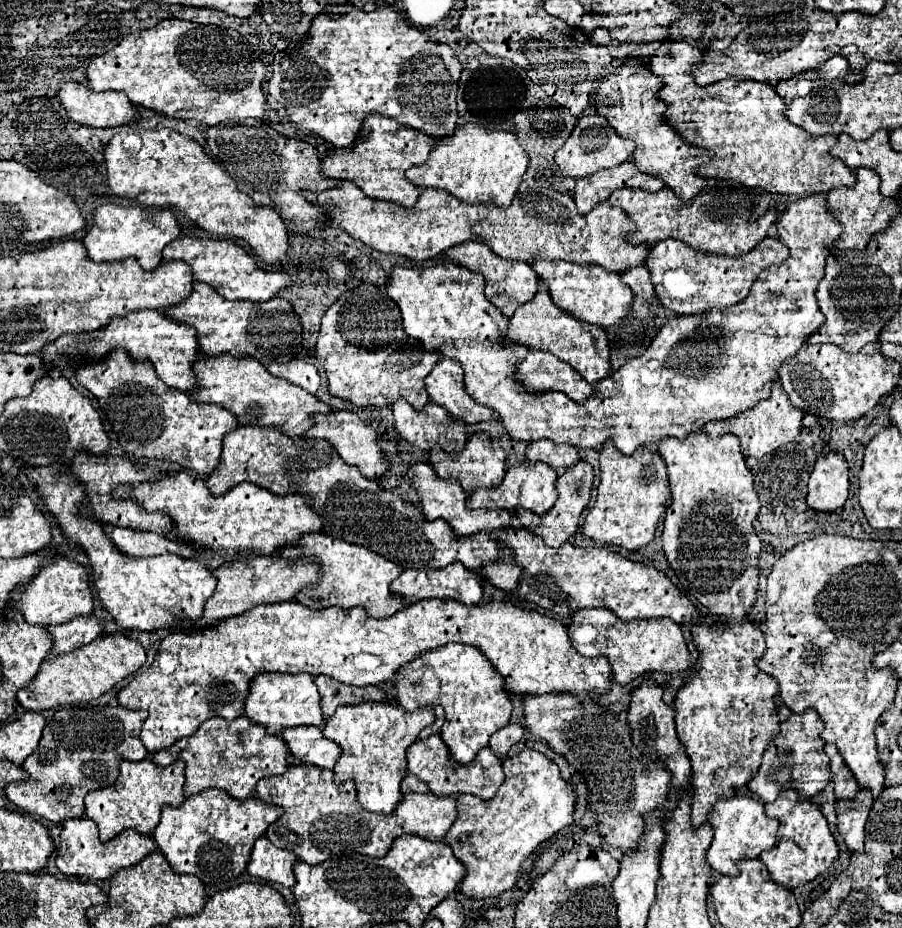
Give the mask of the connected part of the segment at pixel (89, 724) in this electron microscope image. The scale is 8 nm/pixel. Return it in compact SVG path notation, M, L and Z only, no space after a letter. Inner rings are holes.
M120 705L116 707L64 707L58 709L50 721L44 727L40 745L36 753L32 753L24 761L24 769L30 773L28 781L22 783L12 783L6 787L6 797L24 809L30 815L44 817L52 823L60 823L72 817L84 817L84 797L90 791L110 787L120 773L120 763L122 761L142 761L150 753L144 749L144 743L140 741L140 731L142 723L146 721L148 713L144 711L130 711Z

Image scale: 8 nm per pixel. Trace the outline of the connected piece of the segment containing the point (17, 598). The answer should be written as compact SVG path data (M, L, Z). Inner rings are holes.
M52 557L36 577L28 585L20 585L20 589L12 591L12 597L8 599L8 607L20 611L24 619L32 625L56 625L72 621L78 615L90 615L92 613L92 591L88 585L88 573L82 565L76 561L70 561L66 557Z

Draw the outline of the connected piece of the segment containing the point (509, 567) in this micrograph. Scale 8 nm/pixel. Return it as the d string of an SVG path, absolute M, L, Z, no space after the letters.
M508 557L508 559L502 559L502 563L492 563L492 565L486 565L482 569L482 577L486 577L494 587L502 589L502 591L514 591L516 589L516 583L522 575L522 569L518 565L514 565L514 559Z

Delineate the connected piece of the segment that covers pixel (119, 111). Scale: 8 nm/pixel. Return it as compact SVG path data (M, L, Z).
M68 81L60 87L60 101L72 121L88 127L120 127L140 119L138 109L120 91L96 93L84 83Z

